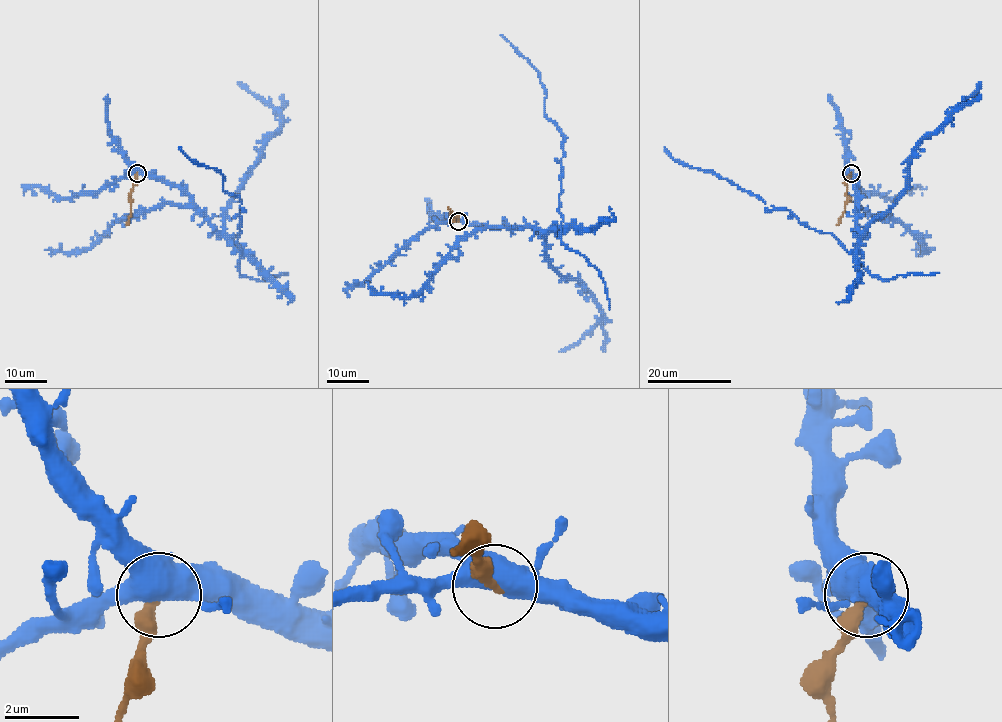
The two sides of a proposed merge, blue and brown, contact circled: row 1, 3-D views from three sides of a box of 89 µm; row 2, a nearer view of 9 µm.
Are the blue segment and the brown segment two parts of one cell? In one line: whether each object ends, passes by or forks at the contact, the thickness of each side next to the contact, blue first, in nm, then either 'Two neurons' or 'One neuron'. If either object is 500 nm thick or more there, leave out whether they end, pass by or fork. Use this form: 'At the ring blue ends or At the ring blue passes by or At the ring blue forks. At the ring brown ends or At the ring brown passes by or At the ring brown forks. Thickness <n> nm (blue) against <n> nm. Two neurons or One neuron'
At the ring blue forks. At the ring brown ends. Thickness 440 nm (blue) against 320 nm. One neuron

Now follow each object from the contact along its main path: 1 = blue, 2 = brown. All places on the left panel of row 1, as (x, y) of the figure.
1: (136, 174), (176, 184), (240, 254), (241, 202), (223, 190), (218, 170), (179, 147)
2: (136, 174), (129, 197), (131, 210), (126, 225)

